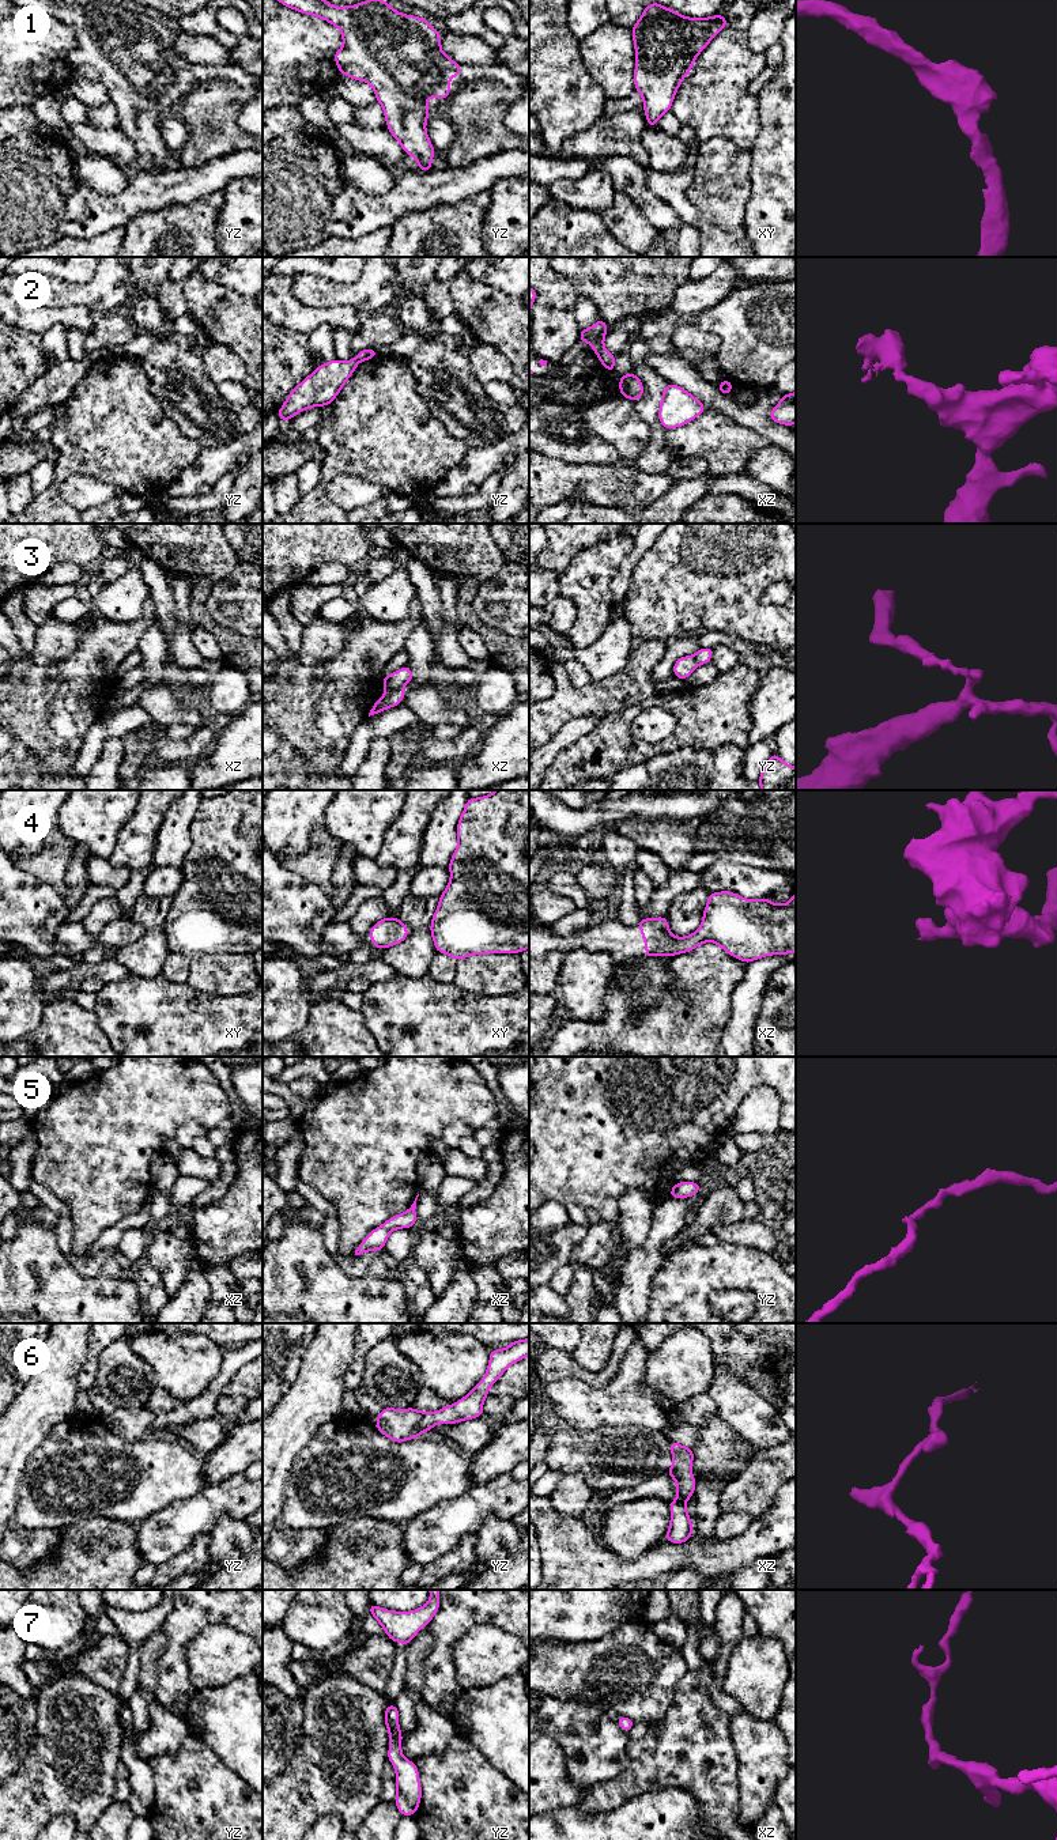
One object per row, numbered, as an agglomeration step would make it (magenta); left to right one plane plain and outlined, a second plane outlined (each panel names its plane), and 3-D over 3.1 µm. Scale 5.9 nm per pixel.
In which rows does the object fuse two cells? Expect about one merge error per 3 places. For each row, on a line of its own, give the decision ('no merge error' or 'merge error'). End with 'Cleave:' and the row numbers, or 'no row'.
1: no merge error
2: merge error
3: merge error
4: no merge error
5: no merge error
6: no merge error
7: no merge error
Cleave: 2, 3

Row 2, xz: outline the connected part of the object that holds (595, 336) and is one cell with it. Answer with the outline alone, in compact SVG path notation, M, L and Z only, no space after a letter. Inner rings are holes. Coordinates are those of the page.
M600 317L594 326L581 329L581 335L577 341L586 341L592 345L592 351L599 352L604 350L604 337L607 336L608 324Z

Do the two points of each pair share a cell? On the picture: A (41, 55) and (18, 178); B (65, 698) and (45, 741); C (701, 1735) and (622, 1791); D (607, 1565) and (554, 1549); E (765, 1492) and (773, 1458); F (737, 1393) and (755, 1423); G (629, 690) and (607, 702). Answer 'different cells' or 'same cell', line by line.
A: different cells
B: same cell
C: same cell
D: same cell
E: same cell
F: same cell
G: same cell

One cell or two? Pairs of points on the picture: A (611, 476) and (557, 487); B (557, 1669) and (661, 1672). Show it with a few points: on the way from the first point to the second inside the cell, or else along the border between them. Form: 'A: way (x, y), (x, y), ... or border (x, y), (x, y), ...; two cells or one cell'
A: way (597, 479), (570, 480); one cell
B: way (582, 1672), (635, 1673); one cell

